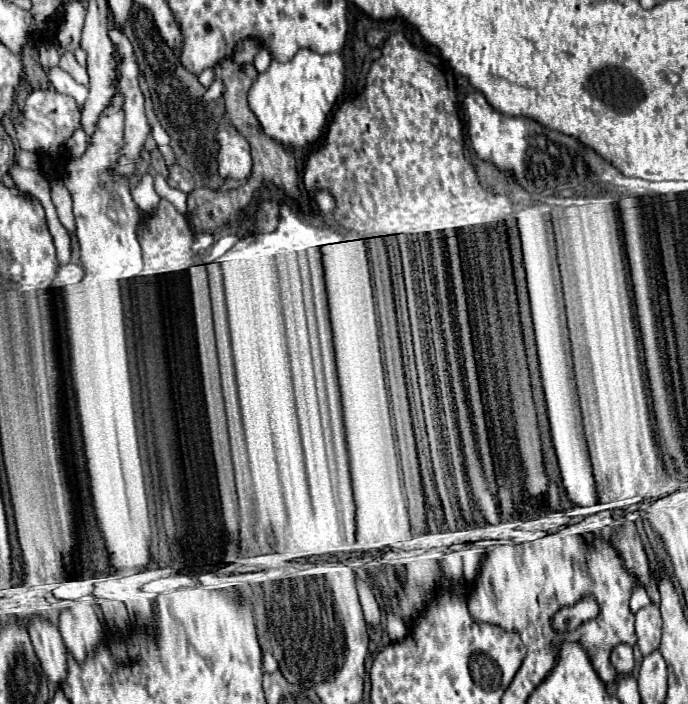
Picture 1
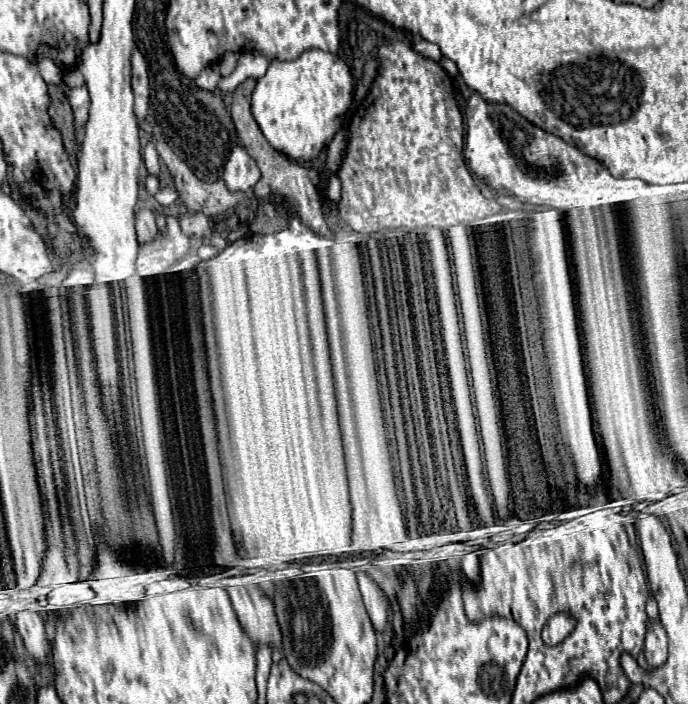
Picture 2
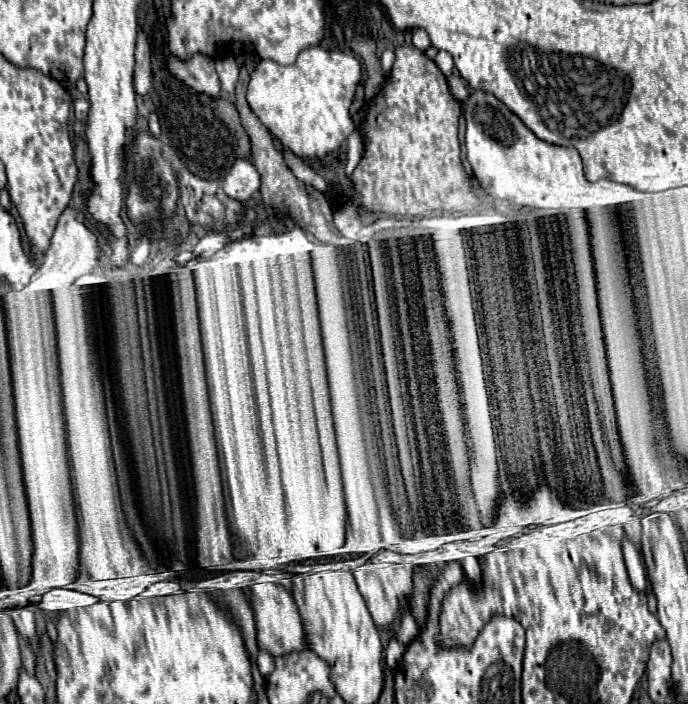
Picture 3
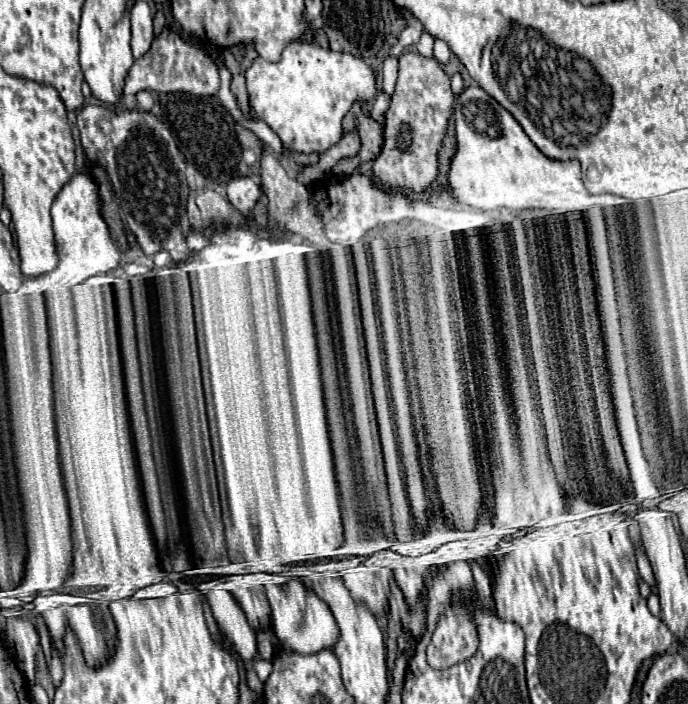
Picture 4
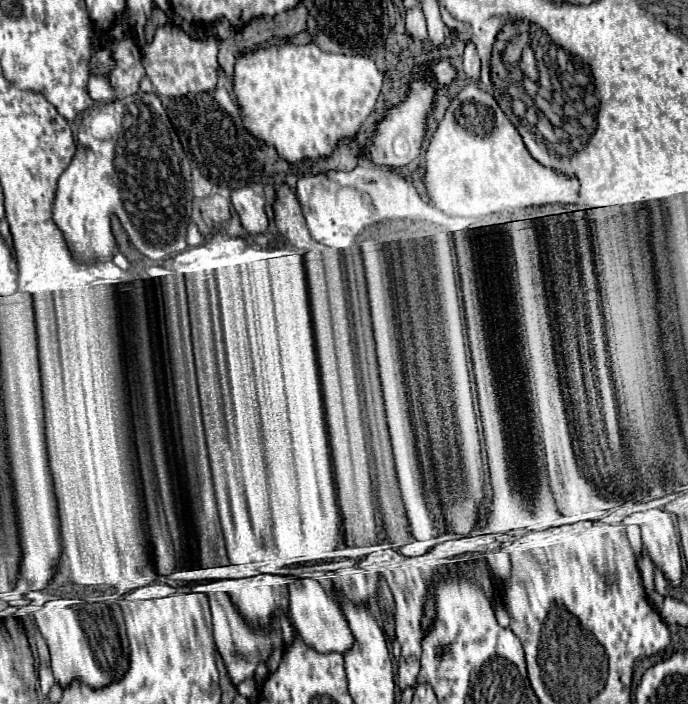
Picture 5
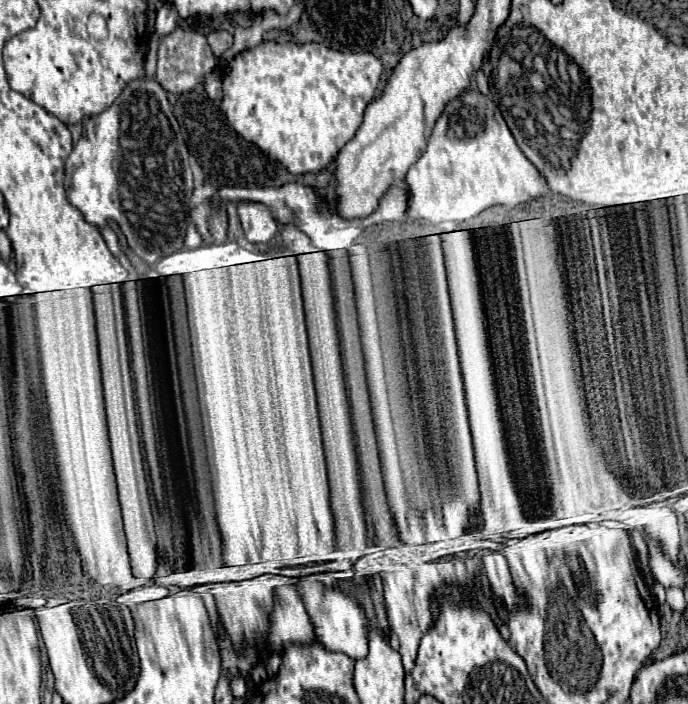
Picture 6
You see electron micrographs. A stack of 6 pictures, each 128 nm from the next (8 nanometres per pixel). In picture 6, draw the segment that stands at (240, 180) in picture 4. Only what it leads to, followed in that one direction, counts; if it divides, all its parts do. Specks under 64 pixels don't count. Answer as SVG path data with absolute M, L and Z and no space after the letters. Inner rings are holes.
M240 200L236 202L236 208L248 242L270 242L276 236L278 222L274 220L268 206L260 202Z

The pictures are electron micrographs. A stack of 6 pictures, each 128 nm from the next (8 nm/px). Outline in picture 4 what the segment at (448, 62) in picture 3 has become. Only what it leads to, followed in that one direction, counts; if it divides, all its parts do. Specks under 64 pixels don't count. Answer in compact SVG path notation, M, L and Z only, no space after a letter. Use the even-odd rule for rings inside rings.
M436 40L436 44L434 44L434 58L442 64L448 64L448 60L450 60L450 48L442 40Z

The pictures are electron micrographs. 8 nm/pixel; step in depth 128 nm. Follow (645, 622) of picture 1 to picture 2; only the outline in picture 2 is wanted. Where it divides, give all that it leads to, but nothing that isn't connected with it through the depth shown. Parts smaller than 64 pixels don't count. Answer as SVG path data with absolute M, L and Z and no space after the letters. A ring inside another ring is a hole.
M650 620L646 630L644 656L650 666L660 666L666 660L666 632L658 620Z

